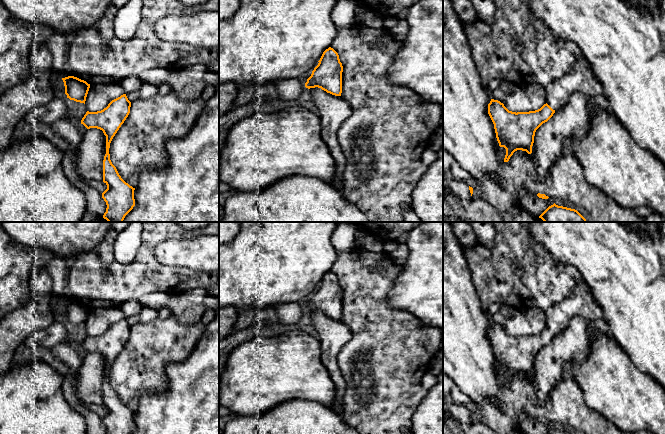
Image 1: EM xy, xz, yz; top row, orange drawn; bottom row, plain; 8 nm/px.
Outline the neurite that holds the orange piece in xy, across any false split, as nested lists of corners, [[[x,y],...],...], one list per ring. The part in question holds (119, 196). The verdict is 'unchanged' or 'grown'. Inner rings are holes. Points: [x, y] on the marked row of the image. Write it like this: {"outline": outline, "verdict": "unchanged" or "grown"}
{"outline": [[[126,94],[112,100],[106,108],[97,112],[87,111],[81,120],[87,129],[97,128],[106,136],[106,154],[103,160],[103,182],[107,189],[102,193],[107,208],[103,218],[108,222],[123,222],[135,206],[134,190],[119,175],[110,160],[110,143],[130,113],[131,102]]], "verdict": "unchanged"}

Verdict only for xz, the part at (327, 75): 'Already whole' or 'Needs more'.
Already whole

